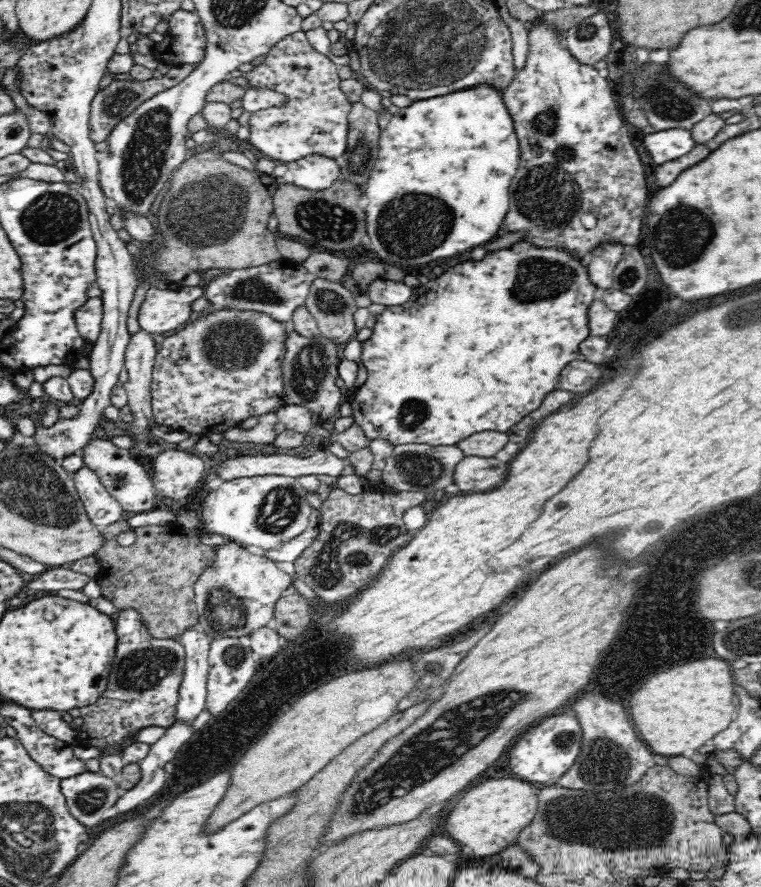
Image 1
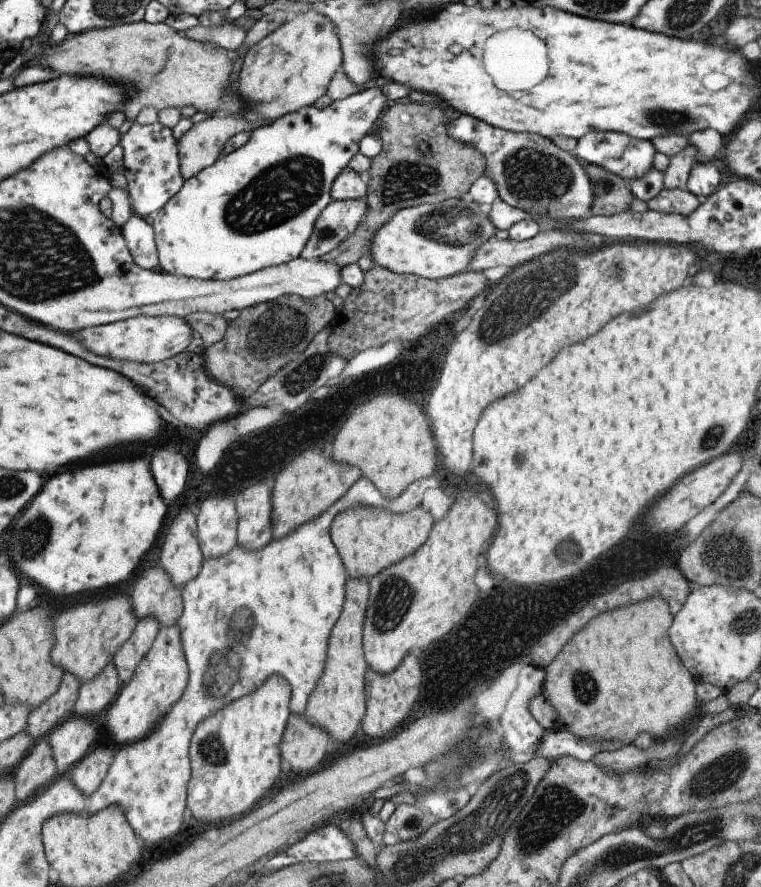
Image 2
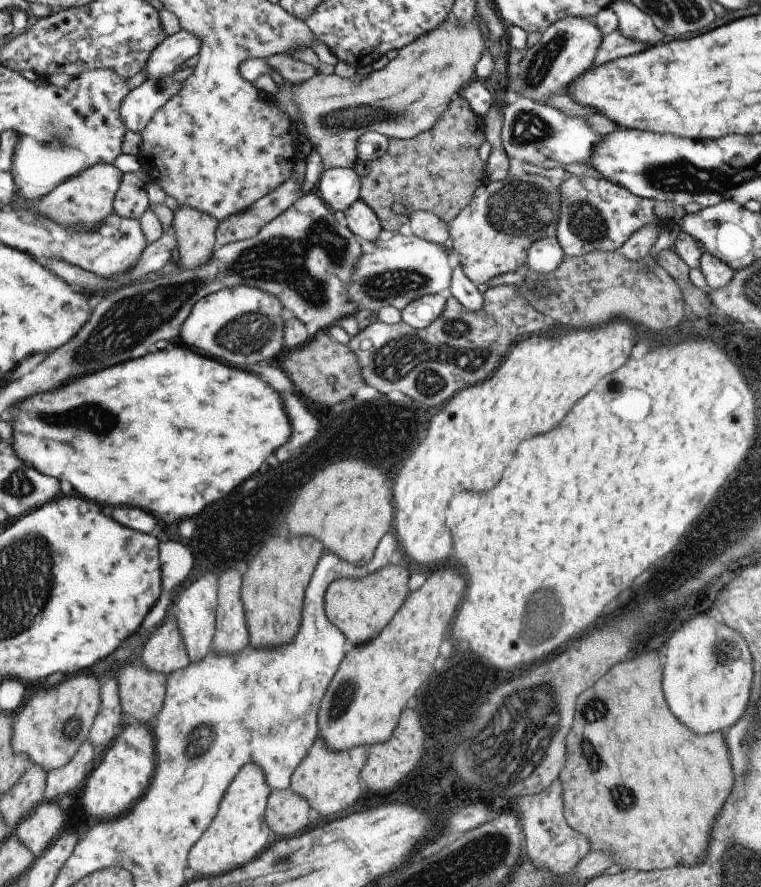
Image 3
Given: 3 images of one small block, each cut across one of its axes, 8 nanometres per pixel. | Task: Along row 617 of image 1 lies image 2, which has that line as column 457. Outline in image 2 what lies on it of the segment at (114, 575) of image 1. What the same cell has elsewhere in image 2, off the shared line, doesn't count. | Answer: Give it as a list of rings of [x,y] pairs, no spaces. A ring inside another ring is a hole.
[[[410,101],[385,109],[375,127],[375,132],[382,139],[383,150],[372,157],[370,170],[365,174],[366,214],[358,228],[320,260],[341,267],[356,263],[370,253],[370,242],[384,222],[402,208],[438,204],[448,199],[467,200],[471,184],[484,175],[486,158],[478,150],[448,136],[445,108],[438,102],[428,104]]]

